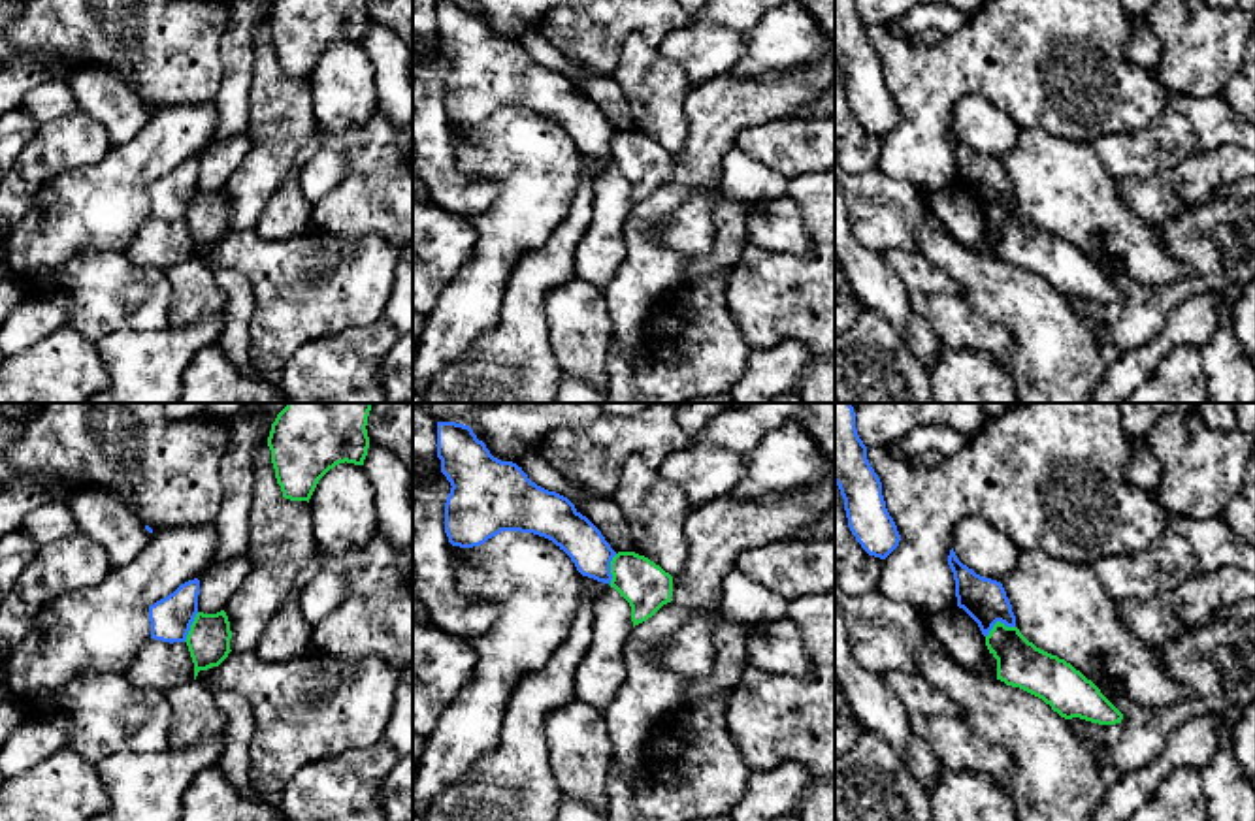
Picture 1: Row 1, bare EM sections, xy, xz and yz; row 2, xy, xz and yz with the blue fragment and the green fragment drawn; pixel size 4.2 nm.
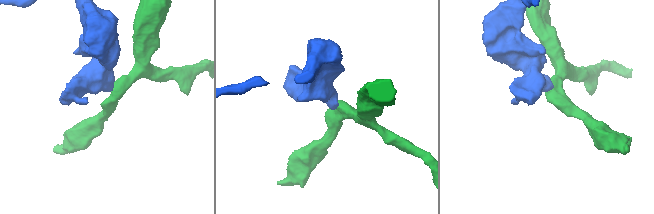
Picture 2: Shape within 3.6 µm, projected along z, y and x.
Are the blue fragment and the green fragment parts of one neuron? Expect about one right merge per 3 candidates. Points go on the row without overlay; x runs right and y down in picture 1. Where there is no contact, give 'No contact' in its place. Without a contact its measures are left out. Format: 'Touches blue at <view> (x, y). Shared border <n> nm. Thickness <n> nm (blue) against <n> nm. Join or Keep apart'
Touches blue at yz (997, 198). Shared border 140 nm. Thickness 190 nm (blue) against 200 nm. Keep apart

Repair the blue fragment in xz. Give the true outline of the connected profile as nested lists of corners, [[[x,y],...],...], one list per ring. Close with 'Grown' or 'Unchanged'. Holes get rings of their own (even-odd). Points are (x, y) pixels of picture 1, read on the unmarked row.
[[[437,0],[437,36],[452,64],[445,81],[452,124],[481,124],[501,109],[533,111],[563,128],[582,154],[611,164],[616,130],[567,75],[537,64],[516,41],[494,36],[464,2]]]. Unchanged

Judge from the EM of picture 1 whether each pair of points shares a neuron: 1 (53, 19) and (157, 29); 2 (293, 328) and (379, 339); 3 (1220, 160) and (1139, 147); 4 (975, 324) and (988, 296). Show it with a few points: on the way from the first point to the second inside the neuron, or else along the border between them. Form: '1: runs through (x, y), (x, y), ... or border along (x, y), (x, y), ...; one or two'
1: runs through (80, 19), (123, 19), (130, 27); one
2: border along (379, 317), (306, 341), (296, 351); two
3: border along (1199, 151), (1150, 176); two
4: border along (961, 298), (988, 319), (999, 322), (1012, 343); two

